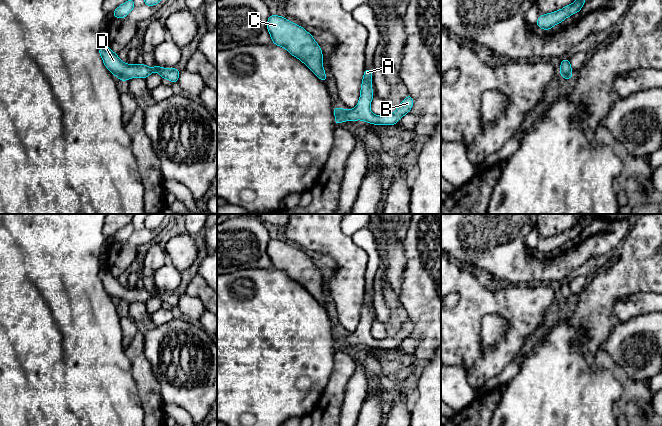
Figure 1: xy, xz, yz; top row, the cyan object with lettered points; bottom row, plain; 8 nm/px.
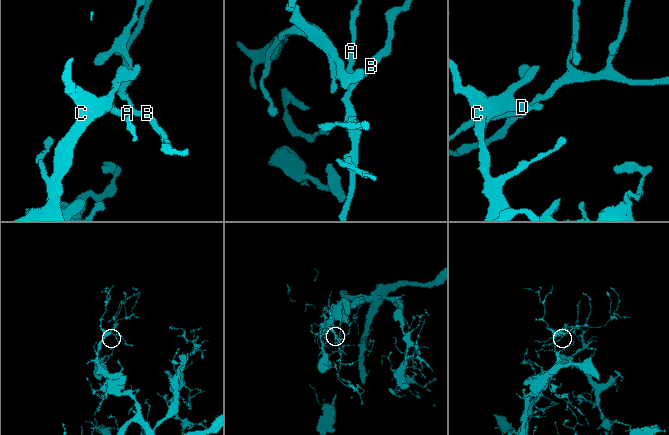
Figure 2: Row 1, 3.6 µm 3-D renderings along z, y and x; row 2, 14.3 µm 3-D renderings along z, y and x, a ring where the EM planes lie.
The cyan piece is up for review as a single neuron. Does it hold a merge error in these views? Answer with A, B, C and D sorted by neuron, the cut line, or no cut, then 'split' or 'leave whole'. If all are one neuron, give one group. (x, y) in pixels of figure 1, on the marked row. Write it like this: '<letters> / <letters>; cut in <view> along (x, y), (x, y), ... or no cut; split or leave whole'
A B C D; no cut; leave whole

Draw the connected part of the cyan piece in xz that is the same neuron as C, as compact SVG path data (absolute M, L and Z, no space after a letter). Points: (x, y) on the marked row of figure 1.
M270 15L267 30L274 45L285 48L292 56L303 62L319 79L326 82L322 65L322 49L302 26L282 16Z

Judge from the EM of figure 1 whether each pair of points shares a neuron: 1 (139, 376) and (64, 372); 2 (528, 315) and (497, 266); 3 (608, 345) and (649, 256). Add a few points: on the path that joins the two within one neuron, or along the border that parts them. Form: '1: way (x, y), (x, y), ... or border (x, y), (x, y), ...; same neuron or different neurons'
1: border (125, 354), (130, 363), (131, 375), (140, 398); different neurons
2: border (526, 284), (502, 285); different neurons
3: border (622, 321), (612, 329), (609, 336), (603, 342); different neurons

